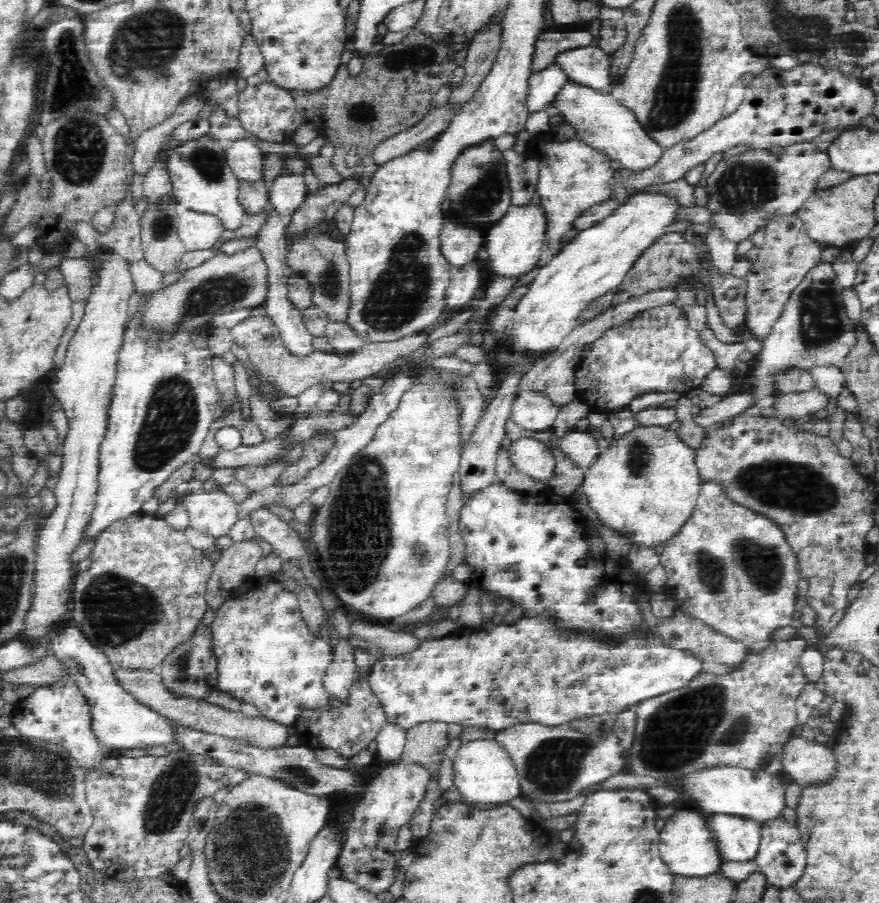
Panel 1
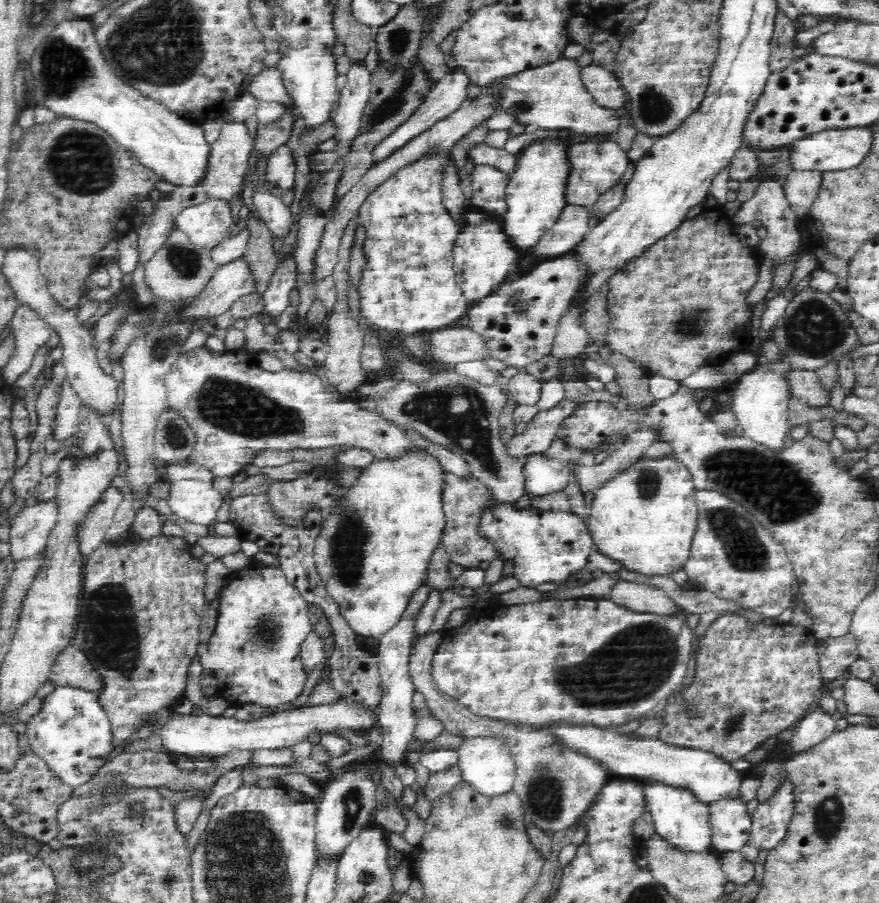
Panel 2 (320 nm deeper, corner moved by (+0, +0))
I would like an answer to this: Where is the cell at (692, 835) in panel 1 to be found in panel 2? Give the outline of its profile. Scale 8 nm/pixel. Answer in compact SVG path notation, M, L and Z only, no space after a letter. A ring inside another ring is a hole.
M660 783L644 784L647 809L650 812L655 833L674 850L700 854L711 852L712 831L709 806L695 800L695 796L683 788L670 788Z

